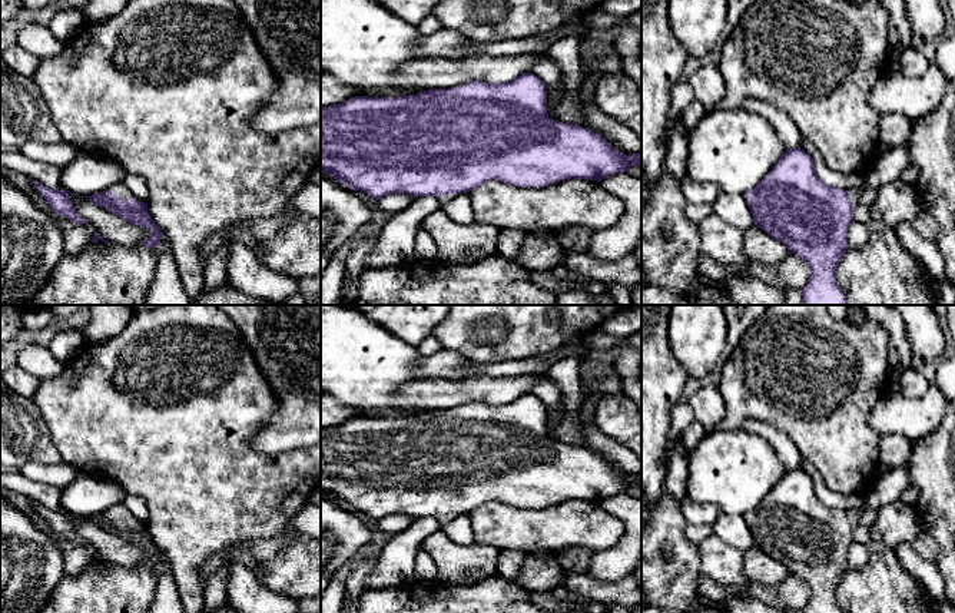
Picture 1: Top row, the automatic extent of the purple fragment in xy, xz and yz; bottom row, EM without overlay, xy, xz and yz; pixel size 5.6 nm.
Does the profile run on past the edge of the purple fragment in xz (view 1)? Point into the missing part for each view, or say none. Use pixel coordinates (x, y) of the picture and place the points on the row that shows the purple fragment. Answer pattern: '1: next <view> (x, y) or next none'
1: next xz (447, 198)

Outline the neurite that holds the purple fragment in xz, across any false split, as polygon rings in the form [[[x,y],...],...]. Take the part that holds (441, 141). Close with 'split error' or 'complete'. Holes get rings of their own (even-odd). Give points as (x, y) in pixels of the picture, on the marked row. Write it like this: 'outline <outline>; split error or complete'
outline [[[530,72],[504,83],[471,80],[404,97],[355,96],[321,107],[321,173],[375,201],[391,193],[437,196],[442,209],[458,193],[470,192],[487,180],[517,188],[543,188],[571,178],[600,182],[627,172],[633,165],[641,168],[641,153],[626,156],[590,129],[551,119],[547,112],[547,87]]]; split error

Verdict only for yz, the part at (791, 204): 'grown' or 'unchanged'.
grown

